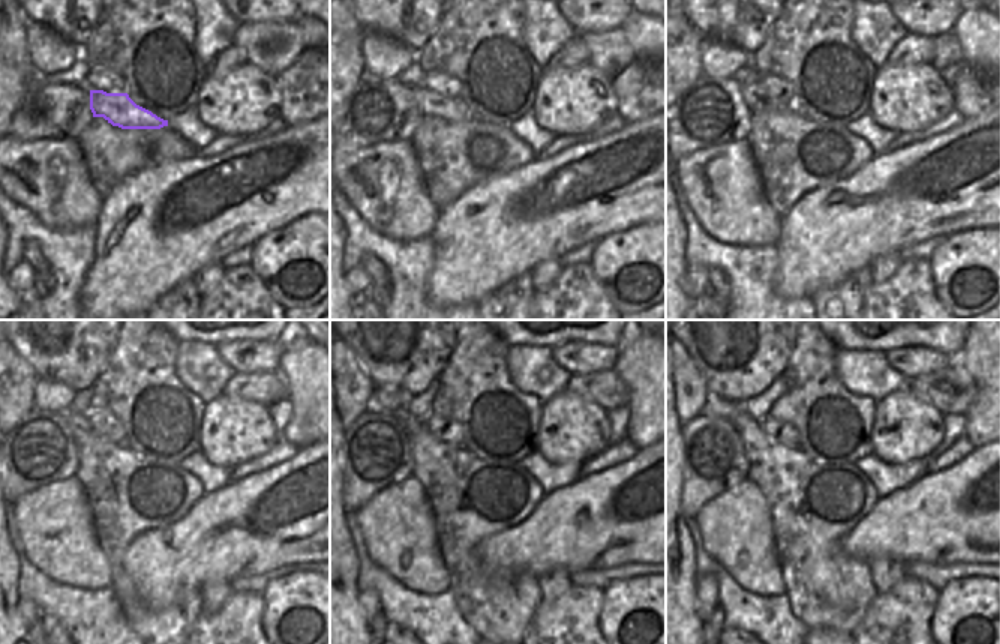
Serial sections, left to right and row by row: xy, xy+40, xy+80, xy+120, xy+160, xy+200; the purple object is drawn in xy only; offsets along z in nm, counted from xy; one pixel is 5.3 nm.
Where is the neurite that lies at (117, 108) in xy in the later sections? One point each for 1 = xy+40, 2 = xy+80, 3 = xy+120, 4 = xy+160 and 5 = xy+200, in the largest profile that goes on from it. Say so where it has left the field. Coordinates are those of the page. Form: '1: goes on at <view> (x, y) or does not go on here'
1: goes on at xy+40 (432, 104)
2: goes on at xy+80 (756, 98)
3: goes on at xy+120 (80, 427)
4: goes on at xy+160 (411, 424)
5: goes on at xy+200 (715, 406)

